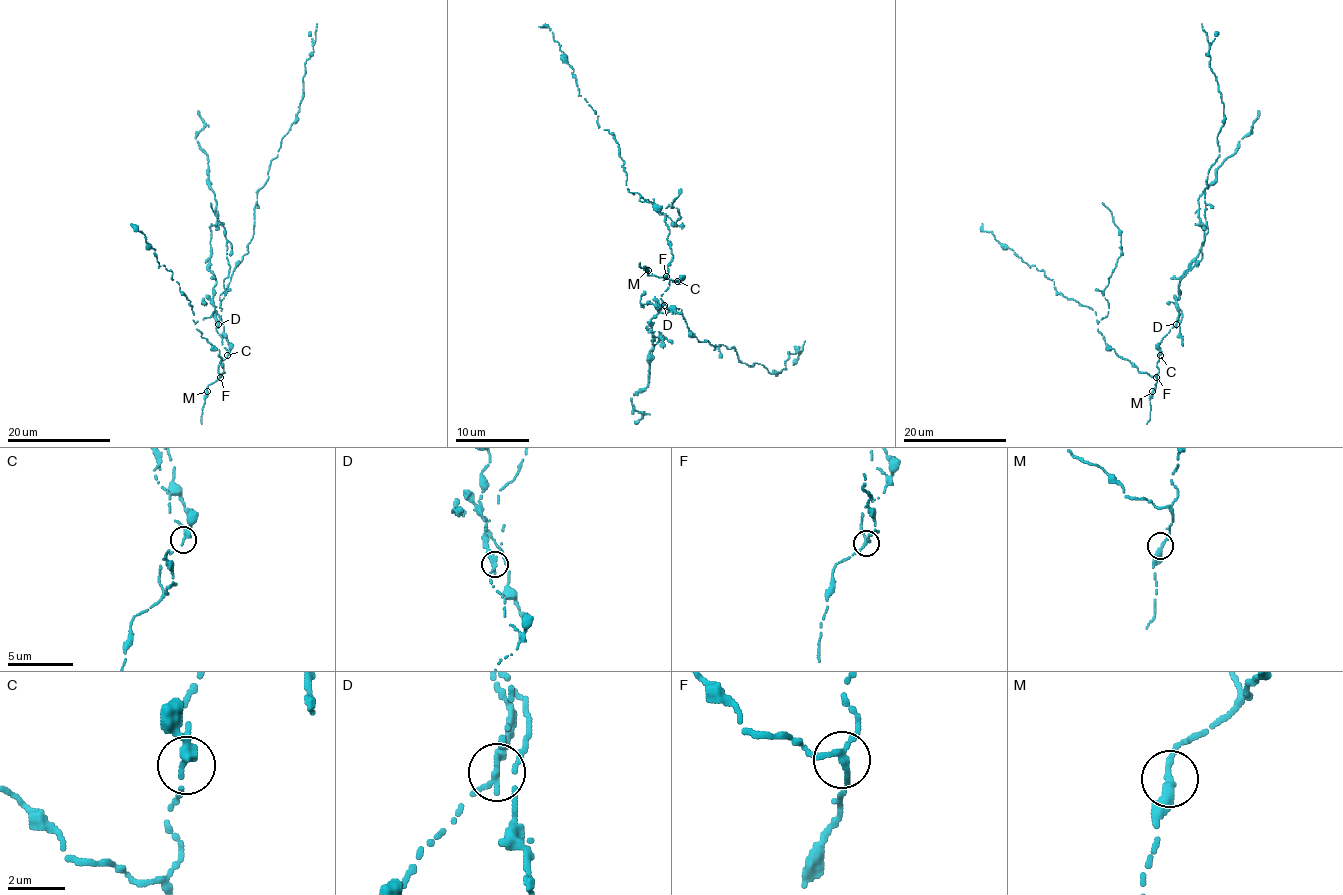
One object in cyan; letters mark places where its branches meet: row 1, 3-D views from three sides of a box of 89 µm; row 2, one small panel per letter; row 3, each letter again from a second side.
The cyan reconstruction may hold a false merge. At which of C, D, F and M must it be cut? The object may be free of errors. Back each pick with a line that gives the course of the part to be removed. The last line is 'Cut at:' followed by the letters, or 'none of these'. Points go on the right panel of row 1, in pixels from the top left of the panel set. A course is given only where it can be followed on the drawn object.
D: (1177, 324), (1179, 278), (1188, 270), (1202, 244), (1197, 199), (1215, 180), (1215, 169), (1234, 153), (1259, 110)
Cut at: D

